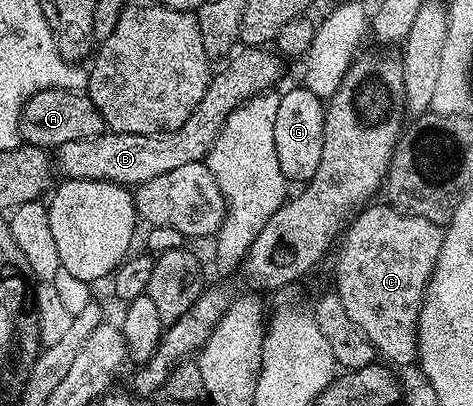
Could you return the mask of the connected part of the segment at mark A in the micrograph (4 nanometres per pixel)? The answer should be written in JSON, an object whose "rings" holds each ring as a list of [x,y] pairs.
{"rings":[[[75,87],[47,88],[29,96],[20,115],[20,138],[33,148],[55,150],[66,142],[78,142],[82,138],[94,138],[105,131],[106,125],[98,106],[88,97],[87,91],[75,92]]]}

